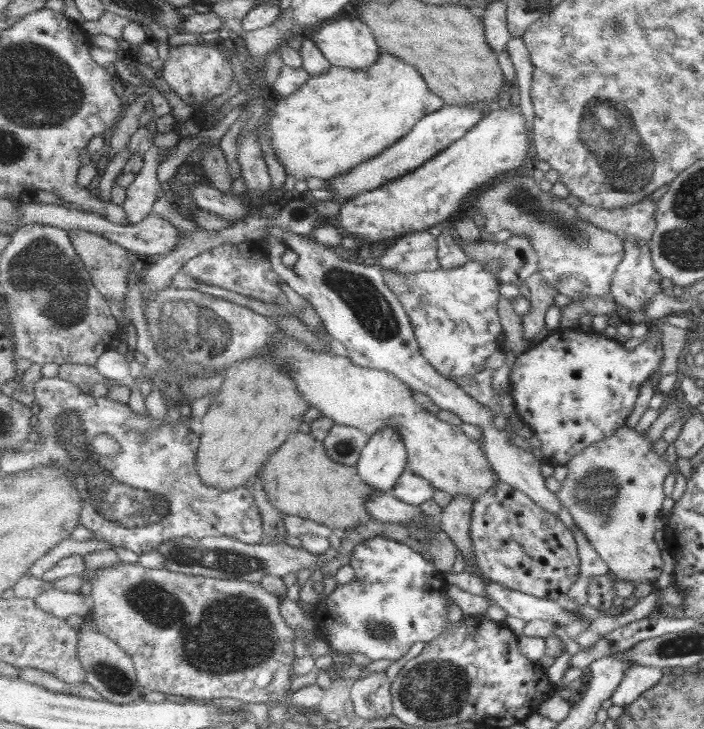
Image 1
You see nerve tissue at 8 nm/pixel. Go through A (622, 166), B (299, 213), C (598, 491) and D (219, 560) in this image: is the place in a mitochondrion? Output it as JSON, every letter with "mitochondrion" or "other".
{"A":"mitochondrion","B":"mitochondrion","C":"mitochondrion","D":"mitochondrion"}

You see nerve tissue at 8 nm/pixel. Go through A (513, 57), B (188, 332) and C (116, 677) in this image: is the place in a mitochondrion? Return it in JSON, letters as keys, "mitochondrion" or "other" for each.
{"A":"other","B":"mitochondrion","C":"mitochondrion"}

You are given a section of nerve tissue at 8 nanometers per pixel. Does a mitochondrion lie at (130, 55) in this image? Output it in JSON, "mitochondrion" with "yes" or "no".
{"mitochondrion":"no"}

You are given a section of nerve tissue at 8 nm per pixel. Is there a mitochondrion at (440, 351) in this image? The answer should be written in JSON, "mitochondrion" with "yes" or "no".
{"mitochondrion":"no"}

